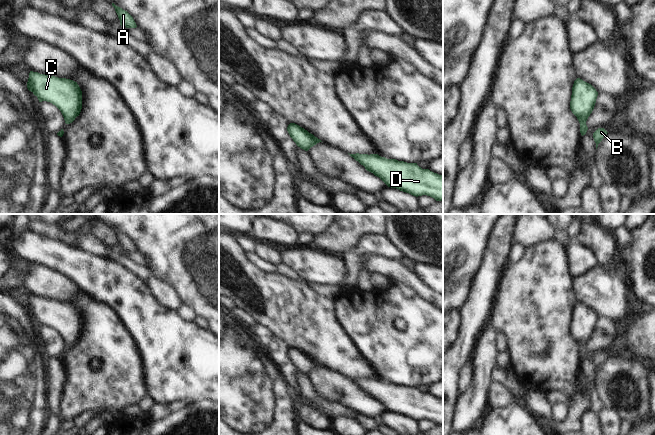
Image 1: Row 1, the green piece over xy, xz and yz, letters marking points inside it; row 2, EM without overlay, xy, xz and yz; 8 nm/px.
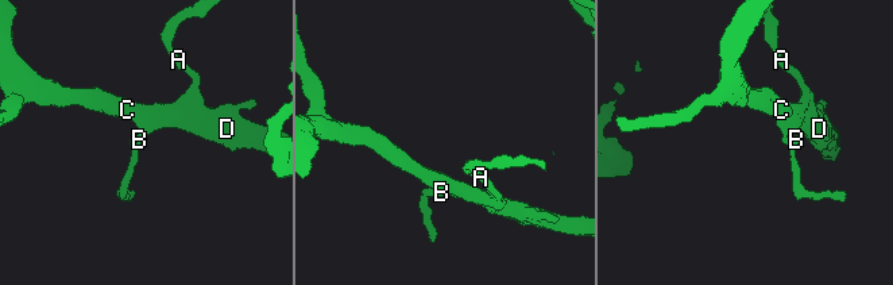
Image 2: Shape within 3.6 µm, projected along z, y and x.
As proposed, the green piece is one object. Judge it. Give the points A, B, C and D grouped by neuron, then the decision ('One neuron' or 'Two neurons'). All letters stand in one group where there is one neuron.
Groups: A B C D. One neuron

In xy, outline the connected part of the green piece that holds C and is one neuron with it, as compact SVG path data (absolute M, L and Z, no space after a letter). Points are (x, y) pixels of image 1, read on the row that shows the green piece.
M30 71L27 88L39 100L55 105L65 123L72 123L82 109L82 91L77 82Z

